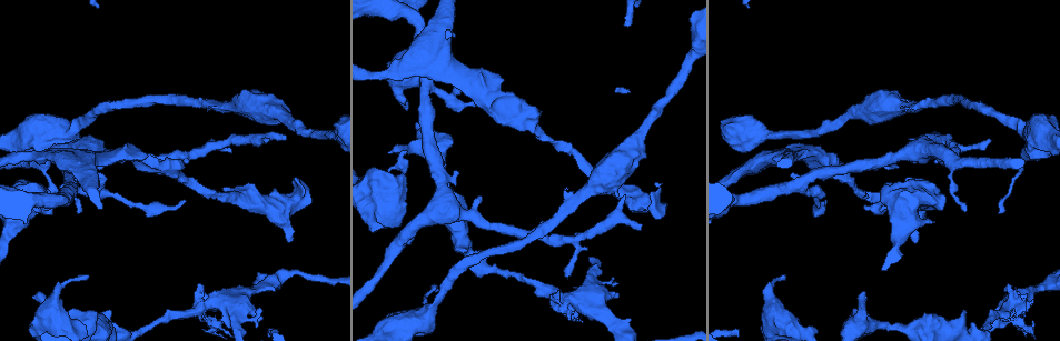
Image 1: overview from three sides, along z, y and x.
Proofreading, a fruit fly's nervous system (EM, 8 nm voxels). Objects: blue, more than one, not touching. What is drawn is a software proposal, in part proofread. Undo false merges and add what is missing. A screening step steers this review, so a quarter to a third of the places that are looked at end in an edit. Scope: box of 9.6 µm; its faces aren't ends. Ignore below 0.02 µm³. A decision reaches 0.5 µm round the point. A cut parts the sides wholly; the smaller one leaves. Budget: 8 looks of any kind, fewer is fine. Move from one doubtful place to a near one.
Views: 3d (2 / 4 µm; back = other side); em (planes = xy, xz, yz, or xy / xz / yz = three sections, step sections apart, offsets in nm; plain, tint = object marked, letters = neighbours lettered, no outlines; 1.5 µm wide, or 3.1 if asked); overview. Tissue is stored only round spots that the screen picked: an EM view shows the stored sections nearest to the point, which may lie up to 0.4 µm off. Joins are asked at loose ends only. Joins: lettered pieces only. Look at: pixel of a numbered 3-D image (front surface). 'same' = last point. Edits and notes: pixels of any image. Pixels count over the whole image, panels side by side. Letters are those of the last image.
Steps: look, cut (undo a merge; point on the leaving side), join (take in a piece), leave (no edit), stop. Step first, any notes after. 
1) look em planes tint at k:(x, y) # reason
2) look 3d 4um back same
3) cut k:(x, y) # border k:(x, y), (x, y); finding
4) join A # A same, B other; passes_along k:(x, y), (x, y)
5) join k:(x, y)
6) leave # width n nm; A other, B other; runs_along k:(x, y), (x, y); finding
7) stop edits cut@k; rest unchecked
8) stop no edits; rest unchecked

look em yz step 4 tint at 1:(943, 209)

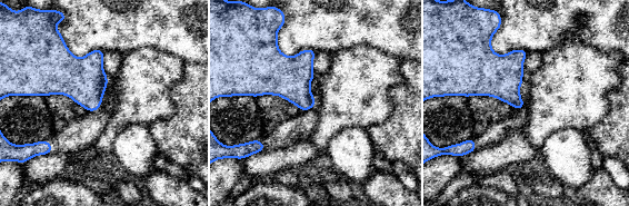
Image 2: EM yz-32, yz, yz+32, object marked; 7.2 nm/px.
look em planes letters same

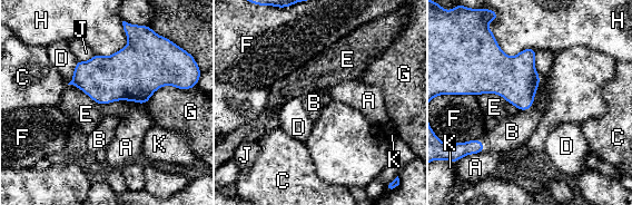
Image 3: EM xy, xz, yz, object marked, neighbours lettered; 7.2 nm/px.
join B # A other, B same, C other, D other, E other, F other, G other, H other, J other, K other; the neuron continues

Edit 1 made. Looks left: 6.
look em planes letters at 1:(917, 242) # branch stops here

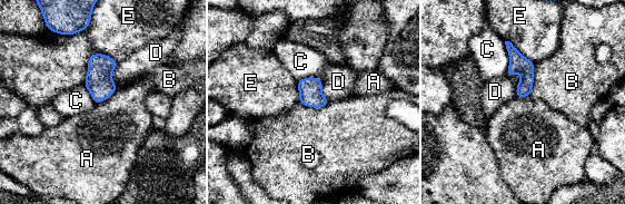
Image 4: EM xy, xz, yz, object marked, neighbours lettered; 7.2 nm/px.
leave # A other, B other, C other, D other, E other; runs_along 4:(508, 45), (526, 69), (528, 93); none of them fits

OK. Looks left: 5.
look em yz step 4 plain at 1:(625, 196) # branch stops here

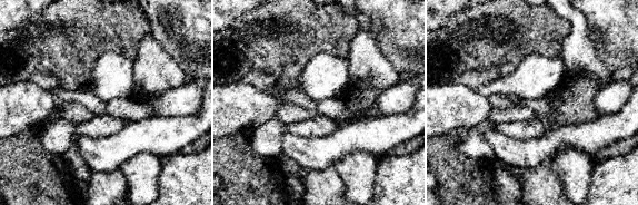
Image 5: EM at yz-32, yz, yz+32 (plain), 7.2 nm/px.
look em yz step 4 letters same # what lies round it

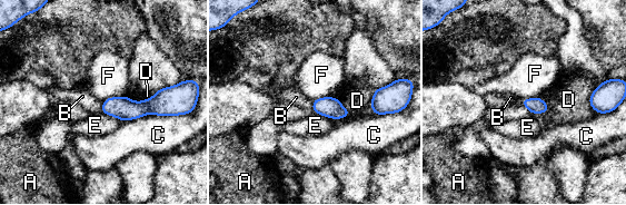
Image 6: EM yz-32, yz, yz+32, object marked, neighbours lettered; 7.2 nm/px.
leave # A other, B other, C other, D other, E other, F other; none of them fits

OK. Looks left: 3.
stop edits join@3; rest unchecked

